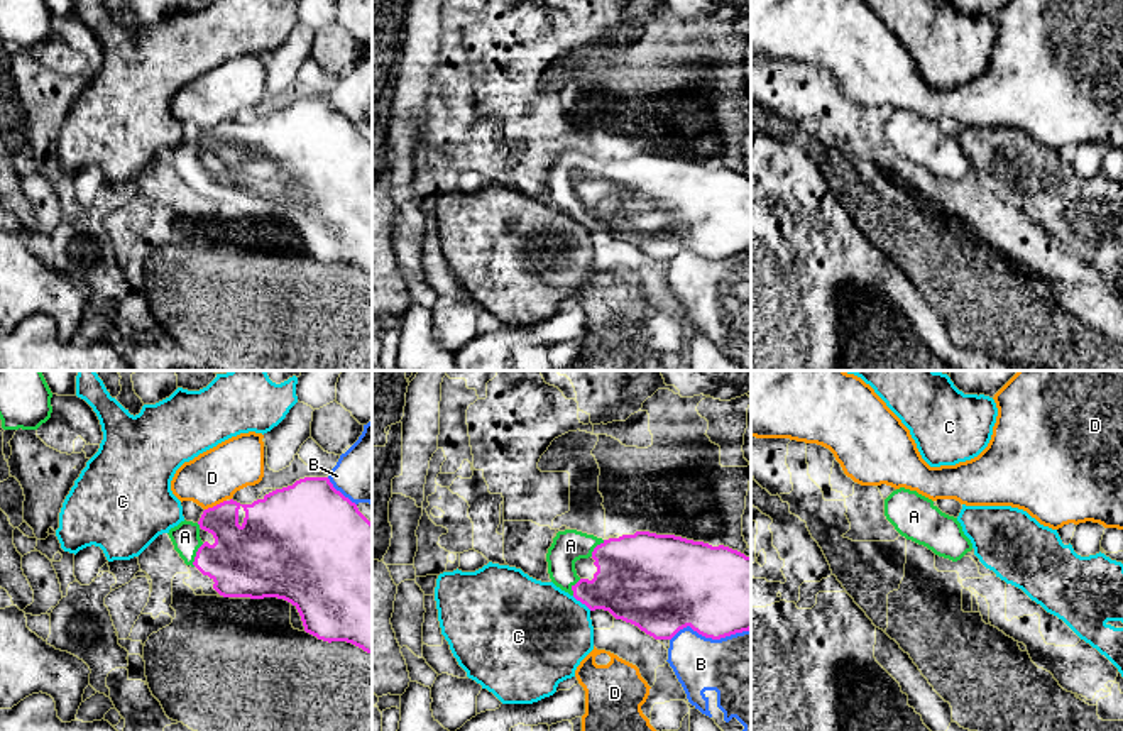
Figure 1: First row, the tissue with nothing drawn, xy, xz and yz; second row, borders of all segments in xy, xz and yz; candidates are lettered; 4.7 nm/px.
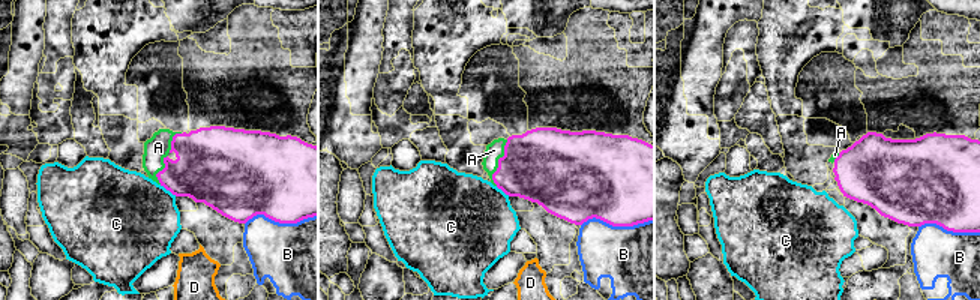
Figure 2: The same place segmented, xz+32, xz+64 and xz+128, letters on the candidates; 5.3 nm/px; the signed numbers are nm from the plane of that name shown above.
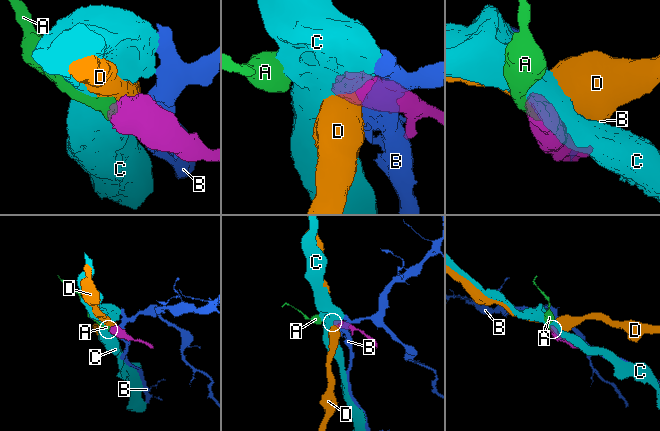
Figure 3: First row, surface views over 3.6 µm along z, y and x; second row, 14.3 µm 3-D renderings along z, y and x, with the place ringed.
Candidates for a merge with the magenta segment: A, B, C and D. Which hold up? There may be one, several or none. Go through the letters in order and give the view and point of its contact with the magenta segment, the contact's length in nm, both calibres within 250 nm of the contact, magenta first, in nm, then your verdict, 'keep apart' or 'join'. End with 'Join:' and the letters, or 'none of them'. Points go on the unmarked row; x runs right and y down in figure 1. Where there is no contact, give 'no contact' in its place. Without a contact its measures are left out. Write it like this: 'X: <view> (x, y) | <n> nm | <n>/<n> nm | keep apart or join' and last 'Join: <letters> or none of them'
A: xy (197, 176) | 120 nm | 340/140 nm | join
B: xz (709, 258) | 380 nm | 420/380 nm | keep apart
C: xz (582, 224) | 120 nm | 340/460 nm | keep apart
D: xy (217, 126) | 120 nm | 260/260 nm | keep apart
Join: A

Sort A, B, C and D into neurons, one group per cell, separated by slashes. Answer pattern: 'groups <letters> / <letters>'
groups A / B / C / D

